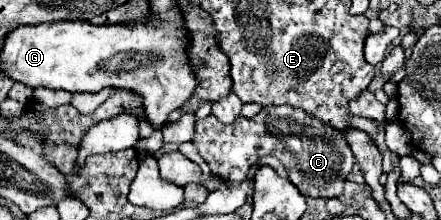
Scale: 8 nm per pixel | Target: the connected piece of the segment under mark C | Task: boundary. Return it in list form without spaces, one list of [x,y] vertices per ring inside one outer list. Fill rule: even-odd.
[[[287,105],[263,107],[257,117],[239,117],[233,125],[223,125],[213,115],[209,115],[207,119],[197,121],[193,145],[207,161],[211,173],[231,183],[243,183],[259,157],[277,155],[283,161],[291,183],[303,197],[339,197],[343,193],[343,183],[355,163],[351,147],[341,131],[325,125],[321,119],[311,117],[301,109]]]

